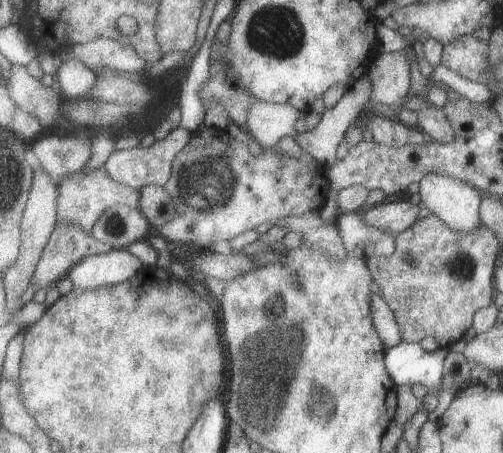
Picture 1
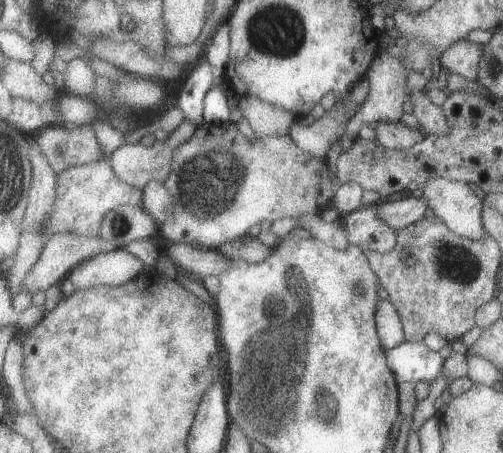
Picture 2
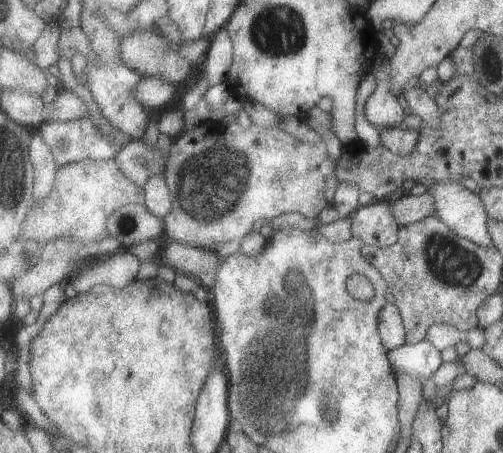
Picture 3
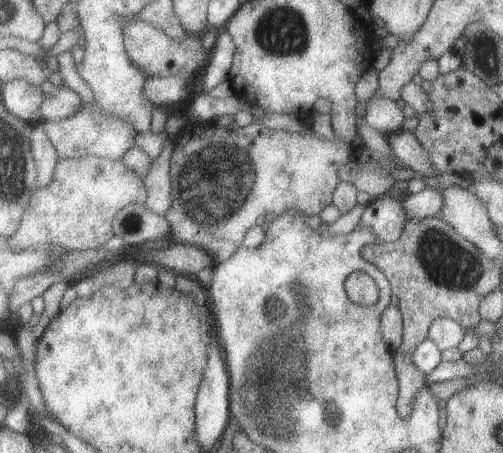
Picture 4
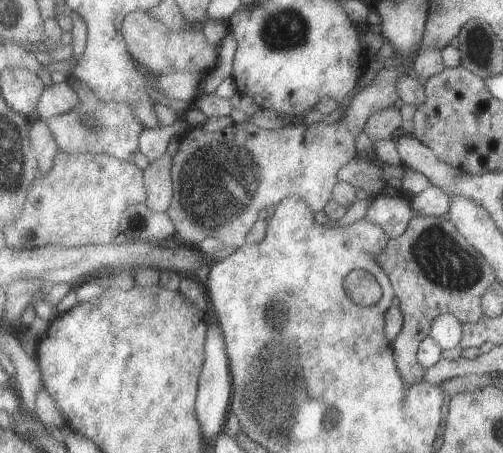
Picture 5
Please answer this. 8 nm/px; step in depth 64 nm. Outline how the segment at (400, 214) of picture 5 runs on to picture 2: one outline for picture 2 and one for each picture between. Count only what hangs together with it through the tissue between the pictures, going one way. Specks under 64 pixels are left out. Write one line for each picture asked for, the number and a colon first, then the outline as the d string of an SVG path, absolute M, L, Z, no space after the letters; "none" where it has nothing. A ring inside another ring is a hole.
2: M379 204L365 206L365 208L361 208L361 210L357 210L357 212L353 212L353 214L349 214L349 216L343 218L343 224L345 224L347 234L349 234L349 244L357 244L359 248L363 248L365 254L367 254L369 250L385 254L385 252L391 252L391 250L399 244L399 232L393 230L393 228L385 222L385 218L379 216L379 210L377 210L377 208L379 208Z
3: M375 200L375 204L361 208L353 214L353 236L365 240L375 248L387 248L399 242L401 226L395 220L391 204Z
4: M383 196L367 204L359 230L373 230L379 244L383 246L383 244L399 242L407 224L409 224L409 214L403 202Z

